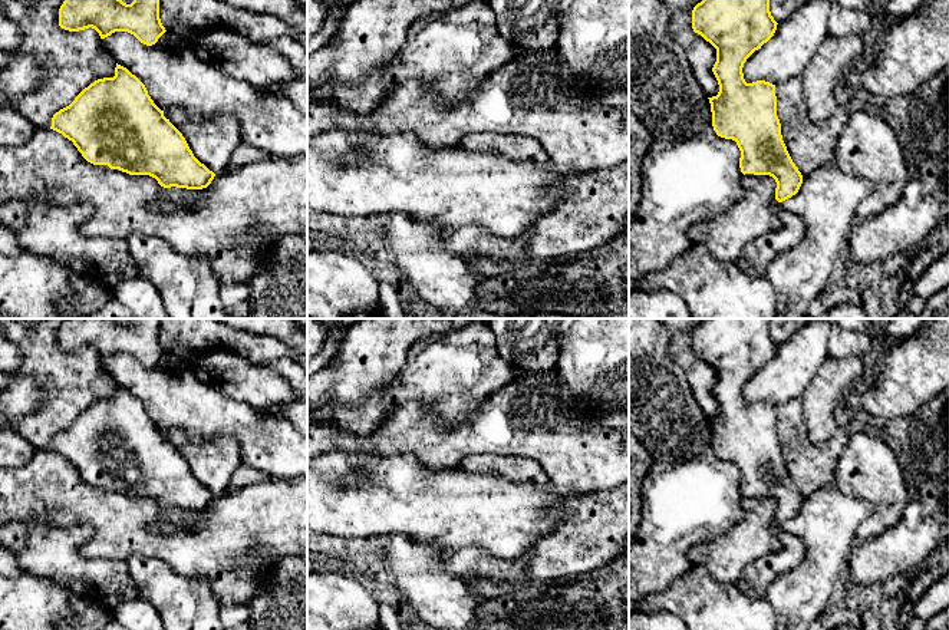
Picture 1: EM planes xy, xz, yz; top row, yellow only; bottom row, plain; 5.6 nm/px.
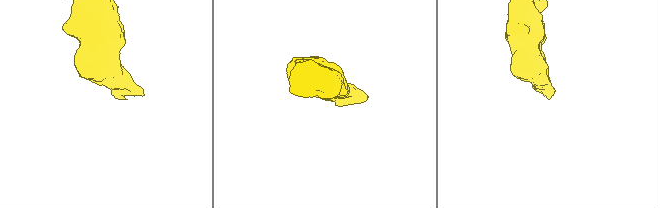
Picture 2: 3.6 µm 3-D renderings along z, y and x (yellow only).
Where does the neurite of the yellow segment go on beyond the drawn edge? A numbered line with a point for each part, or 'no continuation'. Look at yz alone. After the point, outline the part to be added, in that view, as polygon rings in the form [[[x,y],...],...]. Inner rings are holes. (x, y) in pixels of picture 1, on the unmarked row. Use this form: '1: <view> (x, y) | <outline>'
1: yz (754, 583) | [[[775,519],[771,524],[771,531],[781,541],[781,550],[752,561],[737,581],[741,593],[752,600],[765,598],[770,584],[800,567],[807,554],[804,541],[785,532]]]

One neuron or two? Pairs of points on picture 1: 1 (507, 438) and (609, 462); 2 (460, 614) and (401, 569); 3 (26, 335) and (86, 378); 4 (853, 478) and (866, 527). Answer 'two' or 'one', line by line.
1: one
2: one
3: one
4: one

